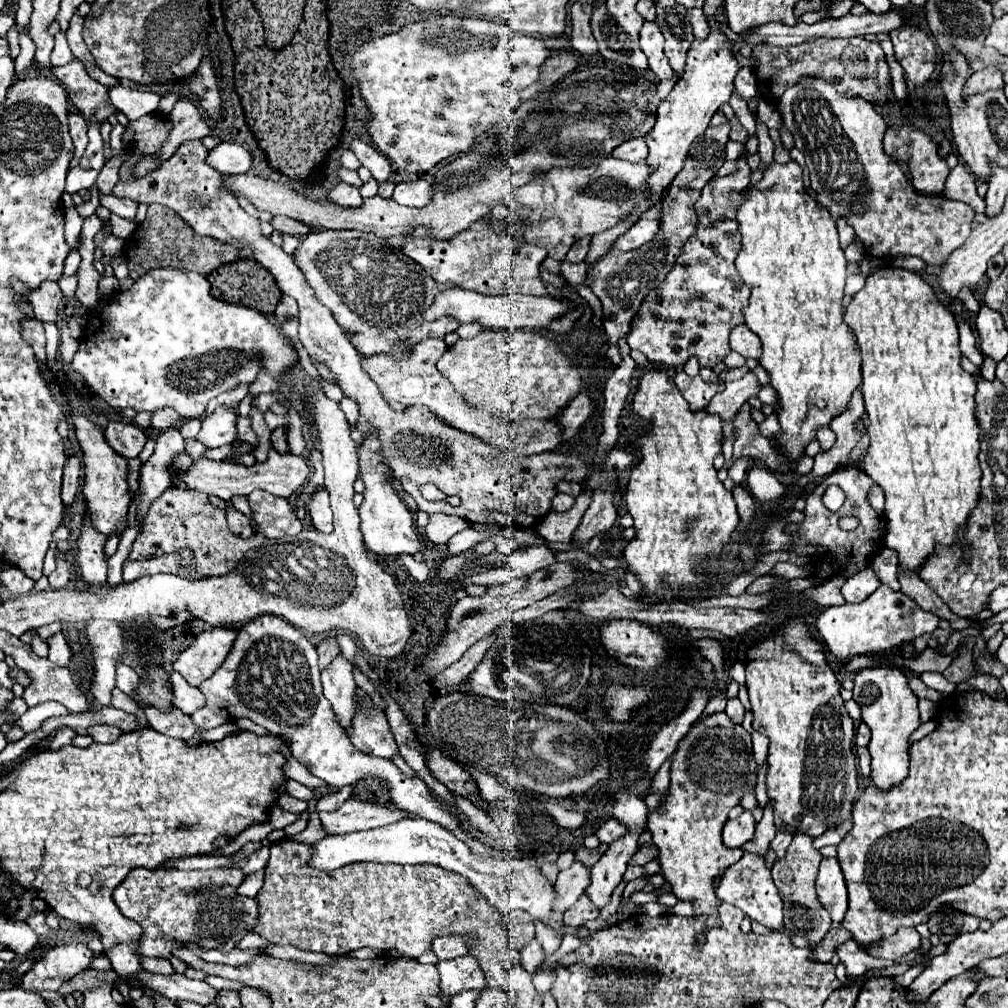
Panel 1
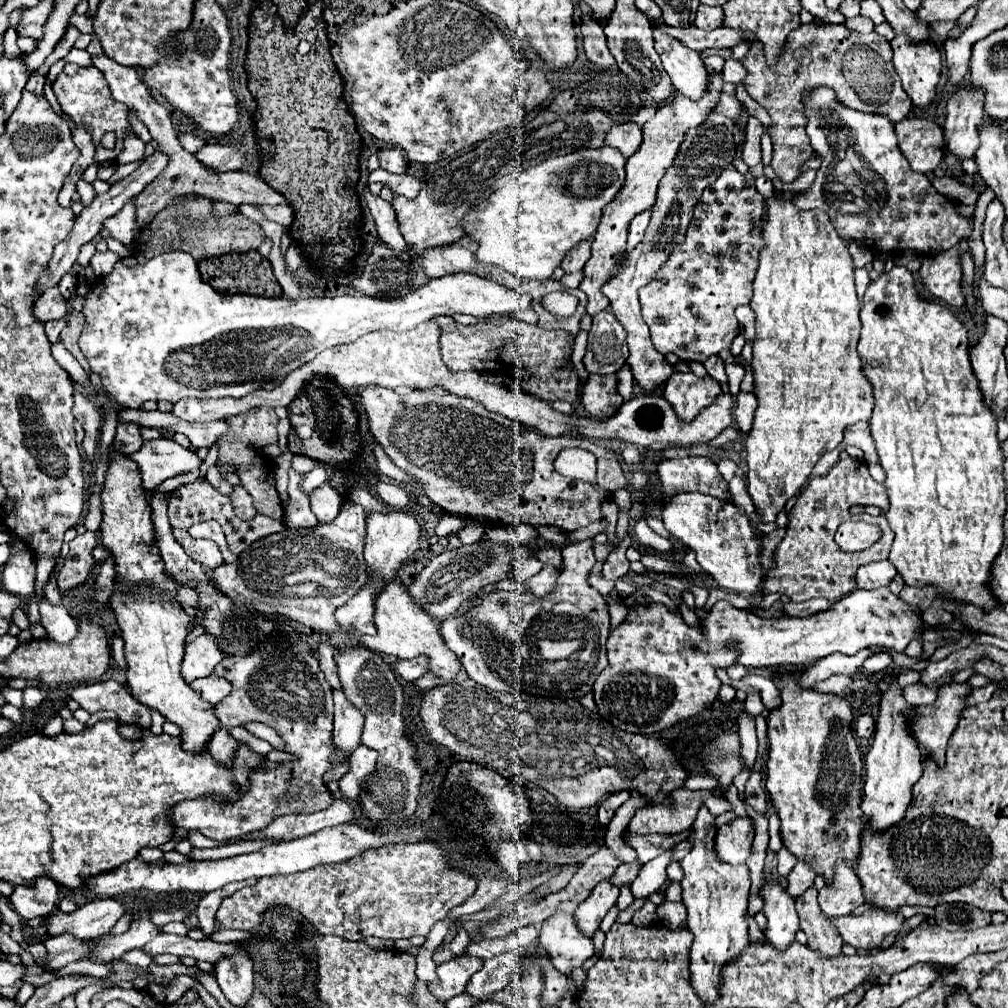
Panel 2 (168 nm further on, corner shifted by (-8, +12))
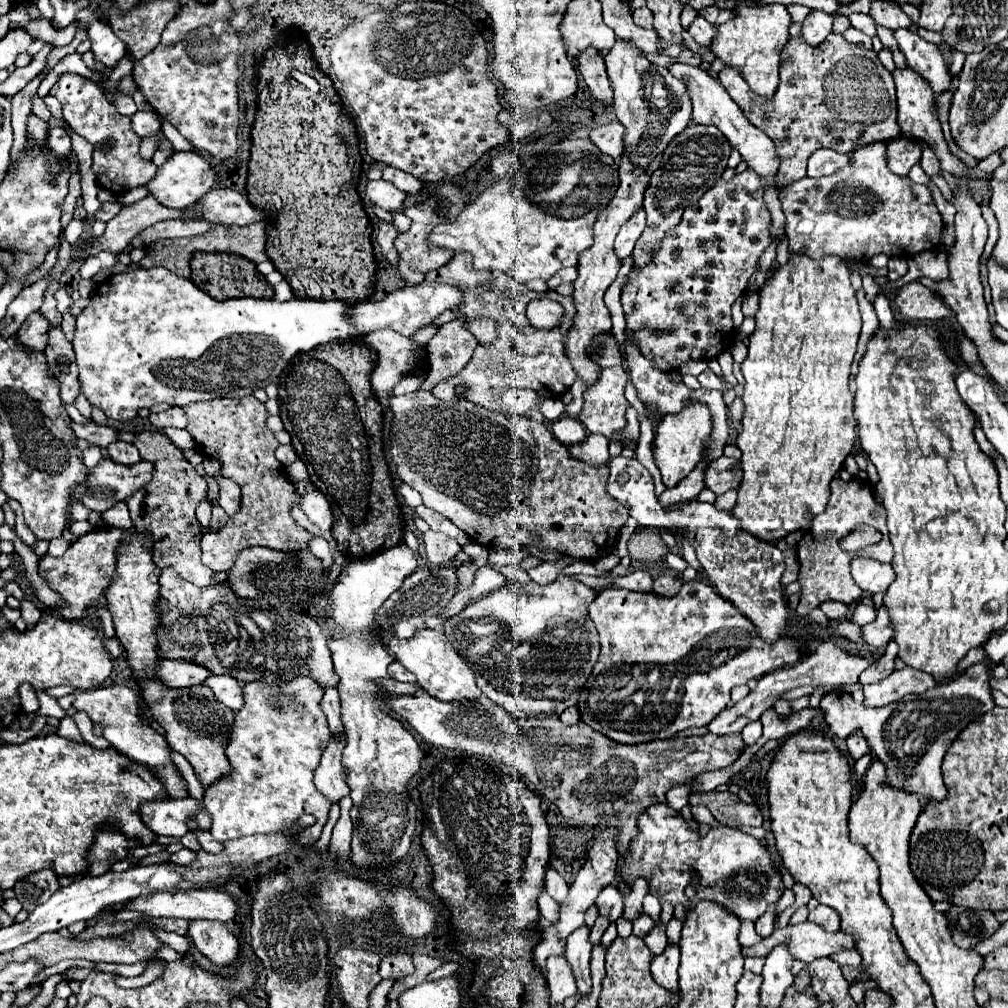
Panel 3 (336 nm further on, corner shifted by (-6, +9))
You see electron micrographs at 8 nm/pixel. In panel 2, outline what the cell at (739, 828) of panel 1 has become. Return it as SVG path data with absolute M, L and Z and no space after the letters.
M733 819L729 825L723 825L715 835L715 851L721 863L743 865L751 855L753 845L753 827L749 819Z

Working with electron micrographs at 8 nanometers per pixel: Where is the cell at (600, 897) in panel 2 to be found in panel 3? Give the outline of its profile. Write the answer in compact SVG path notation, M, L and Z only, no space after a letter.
M583 924L567 938L567 950L565 956L571 962L571 968L575 970L577 990L581 994L587 994L591 990L591 976L589 976L589 960L591 960L591 942L589 942L591 928Z

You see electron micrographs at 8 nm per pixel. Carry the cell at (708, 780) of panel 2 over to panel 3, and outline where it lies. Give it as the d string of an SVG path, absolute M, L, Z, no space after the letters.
M777 902L769 904L767 910L765 910L765 914L763 914L763 918L759 918L759 920L755 922L757 932L759 932L763 938L767 938L767 936L775 930L775 920L777 920Z

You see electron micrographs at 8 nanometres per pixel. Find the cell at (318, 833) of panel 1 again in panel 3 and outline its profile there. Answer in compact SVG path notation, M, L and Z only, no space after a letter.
M183 848L183 850L179 850L179 852L175 852L175 854L171 854L171 862L175 862L175 864L183 864L183 866L189 866L193 860L195 860L195 852L193 850L189 850L189 848Z

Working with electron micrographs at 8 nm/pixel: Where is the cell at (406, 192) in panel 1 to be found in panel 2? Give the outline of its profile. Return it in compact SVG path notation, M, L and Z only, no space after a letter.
M383 169L373 171L369 175L369 181L387 185L395 195L403 195L407 199L413 199L421 189L421 181L419 179L415 179L411 175L393 175L393 173L387 173Z

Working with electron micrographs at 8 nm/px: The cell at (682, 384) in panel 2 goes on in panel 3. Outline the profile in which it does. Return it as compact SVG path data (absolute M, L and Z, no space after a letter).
M691 400L679 414L667 414L659 422L655 430L655 464L661 470L665 486L675 486L679 480L683 480L703 458L707 450L707 440L711 436L711 412L707 410L705 402Z

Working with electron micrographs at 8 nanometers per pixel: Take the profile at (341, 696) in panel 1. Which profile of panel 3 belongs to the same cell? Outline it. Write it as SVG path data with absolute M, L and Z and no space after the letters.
M339 732L337 736L331 736L323 750L323 758L315 770L315 786L321 794L325 794L331 802L339 802L343 796L349 794L347 782L345 782L345 768L341 762L343 748L347 744L347 734Z

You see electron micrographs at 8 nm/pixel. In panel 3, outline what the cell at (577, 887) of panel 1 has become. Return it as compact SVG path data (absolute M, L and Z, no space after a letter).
M565 956L547 958L547 986L551 994L551 1004L563 1002L577 992L575 974Z

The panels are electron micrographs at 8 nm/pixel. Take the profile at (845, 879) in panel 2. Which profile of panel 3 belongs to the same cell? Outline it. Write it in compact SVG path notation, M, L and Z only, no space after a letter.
M817 906L815 910L811 910L809 922L815 922L815 924L823 926L825 930L837 930L839 924L841 924L839 914L835 910L831 910L829 906Z

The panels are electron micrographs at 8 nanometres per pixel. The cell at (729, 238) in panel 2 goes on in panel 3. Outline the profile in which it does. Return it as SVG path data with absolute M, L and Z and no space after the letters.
M751 168L735 174L731 180L721 178L703 194L703 198L699 198L697 204L685 210L681 224L667 232L655 262L639 270L639 274L631 274L621 292L621 304L627 320L625 330L635 338L643 356L653 360L661 370L675 370L687 360L709 362L725 348L731 348L731 342L735 340L731 304L745 290L747 280L755 272L759 256L771 244L769 222L771 216L763 202L763 186Z

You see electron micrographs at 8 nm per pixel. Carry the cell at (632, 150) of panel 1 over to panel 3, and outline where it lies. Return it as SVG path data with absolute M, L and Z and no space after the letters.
M611 122L605 126L593 128L589 132L589 138L603 154L609 154L613 160L619 160L625 150L623 134L625 134L625 126L621 126L619 122Z

